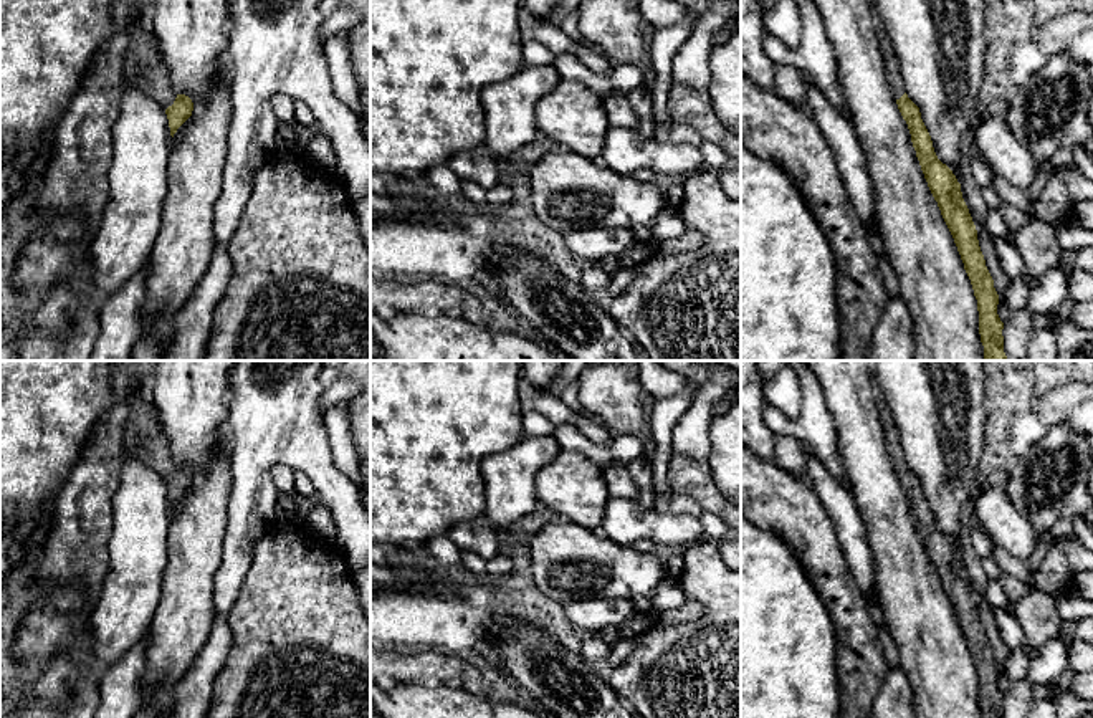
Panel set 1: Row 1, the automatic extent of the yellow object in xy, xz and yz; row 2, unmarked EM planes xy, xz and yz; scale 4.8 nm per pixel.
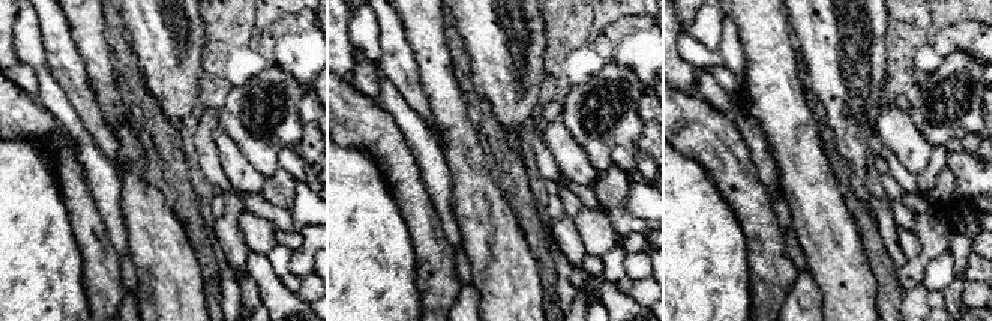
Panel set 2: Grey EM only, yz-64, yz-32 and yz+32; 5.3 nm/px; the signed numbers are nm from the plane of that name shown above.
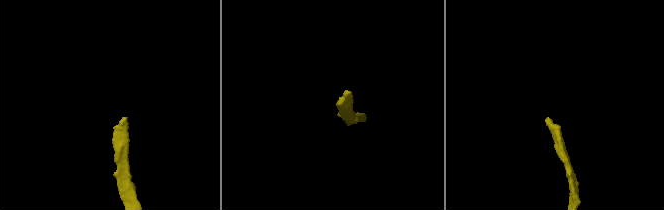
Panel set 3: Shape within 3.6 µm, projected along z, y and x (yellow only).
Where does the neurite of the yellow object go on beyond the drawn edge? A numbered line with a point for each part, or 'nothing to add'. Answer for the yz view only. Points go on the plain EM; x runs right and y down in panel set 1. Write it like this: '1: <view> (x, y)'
1: yz (893, 442)

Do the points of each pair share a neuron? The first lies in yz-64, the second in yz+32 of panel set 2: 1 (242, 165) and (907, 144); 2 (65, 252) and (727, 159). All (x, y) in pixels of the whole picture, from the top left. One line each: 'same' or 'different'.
1: same
2: different

